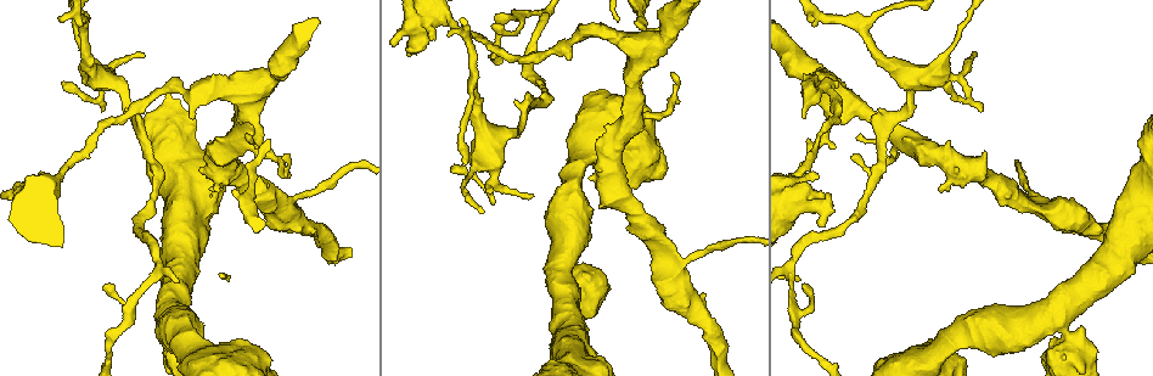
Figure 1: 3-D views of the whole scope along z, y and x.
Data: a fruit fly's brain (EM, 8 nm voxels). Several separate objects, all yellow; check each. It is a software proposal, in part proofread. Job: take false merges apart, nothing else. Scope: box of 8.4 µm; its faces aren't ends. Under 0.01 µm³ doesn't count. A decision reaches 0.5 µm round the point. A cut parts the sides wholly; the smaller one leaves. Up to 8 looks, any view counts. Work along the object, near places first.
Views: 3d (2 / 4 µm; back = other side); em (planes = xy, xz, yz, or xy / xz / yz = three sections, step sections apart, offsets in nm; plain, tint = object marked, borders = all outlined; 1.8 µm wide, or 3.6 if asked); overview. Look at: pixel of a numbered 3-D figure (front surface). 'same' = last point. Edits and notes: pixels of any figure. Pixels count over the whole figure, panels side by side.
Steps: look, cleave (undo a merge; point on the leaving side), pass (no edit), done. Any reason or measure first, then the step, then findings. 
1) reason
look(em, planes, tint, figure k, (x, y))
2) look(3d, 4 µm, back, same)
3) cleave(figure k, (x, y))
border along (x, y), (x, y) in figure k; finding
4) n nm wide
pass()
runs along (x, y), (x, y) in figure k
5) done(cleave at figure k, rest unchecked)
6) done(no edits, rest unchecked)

three-way junction
look(em, yz, step 8, tint, figure 1, (474, 84))

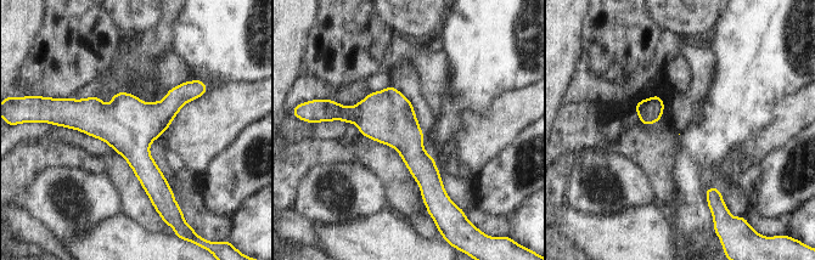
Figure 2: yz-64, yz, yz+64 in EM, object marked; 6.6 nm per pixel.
cut it another way
look(em, planes, tint, same)

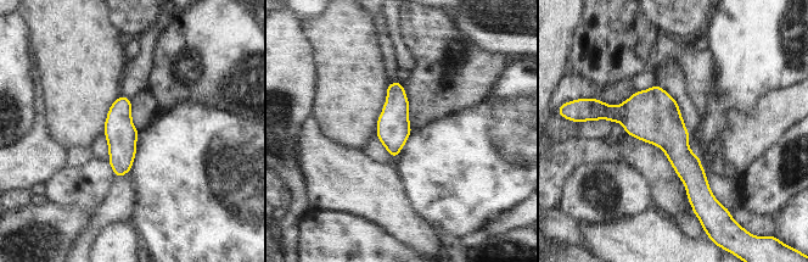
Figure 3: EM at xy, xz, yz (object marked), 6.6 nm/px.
pass()
runs along (604, 115), (639, 113), (710, 196) in figure 3; all the same neuron

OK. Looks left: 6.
look(3d, 2 µm, figure 1, (959, 79))

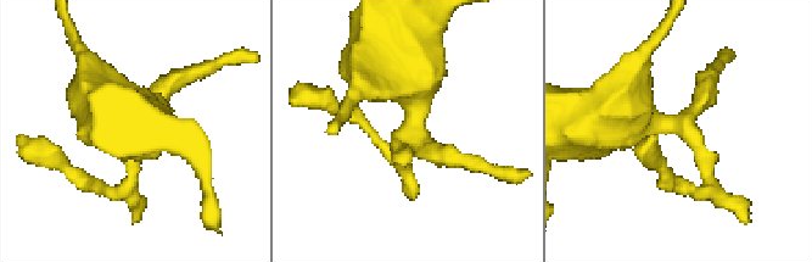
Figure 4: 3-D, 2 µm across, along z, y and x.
look(em, xz, step 8, tint, figure 4, (413, 128))

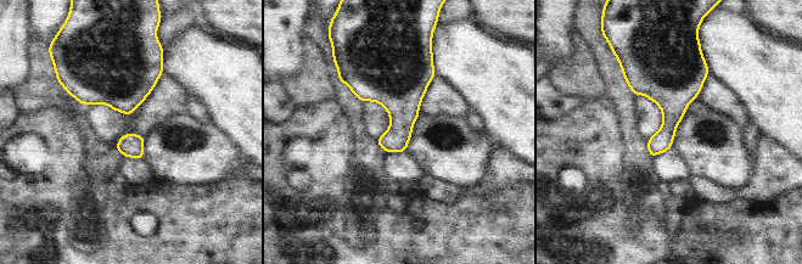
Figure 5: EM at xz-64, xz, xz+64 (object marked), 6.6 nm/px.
cut it another way
look(em, planes, tint, same)

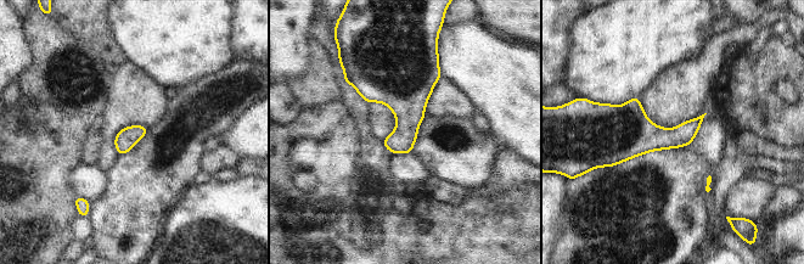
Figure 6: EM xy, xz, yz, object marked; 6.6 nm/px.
140 nm wide
pass()
continuous, no second neuron

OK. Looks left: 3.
a fork
look(3d, 2 µm, figure 1, (523, 118))

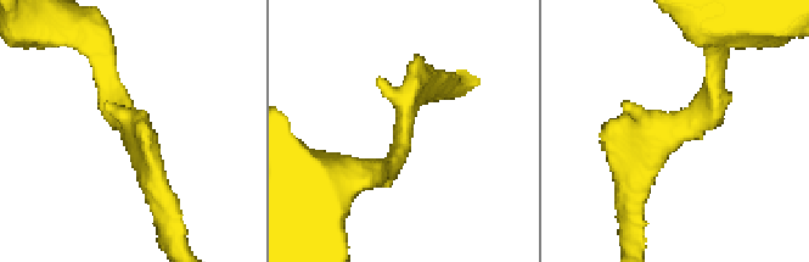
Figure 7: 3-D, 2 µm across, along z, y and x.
need the tissue
look(em, planes, tint, figure 7, (406, 126))

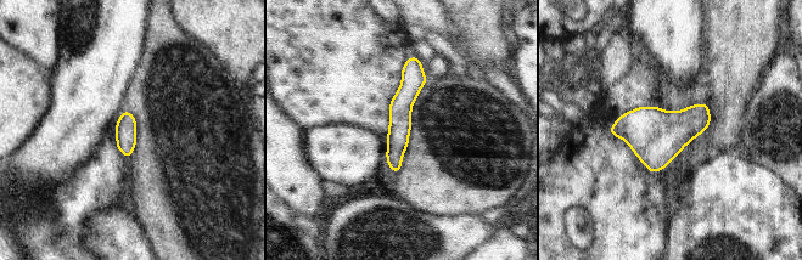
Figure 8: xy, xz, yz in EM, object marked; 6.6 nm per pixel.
pass()
runs along (415, 62), (400, 105), (394, 168) in figure 8; one neuron here

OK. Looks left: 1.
done(no edits, rest unchecked)

